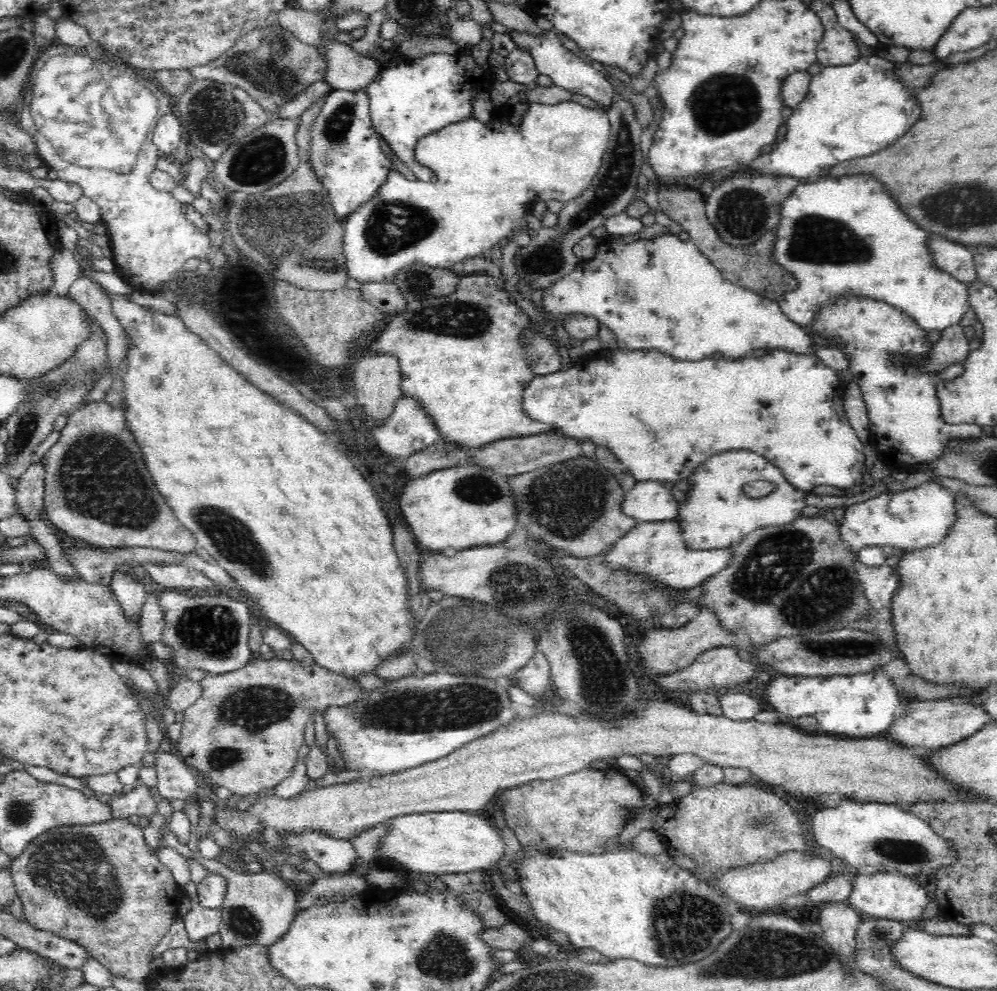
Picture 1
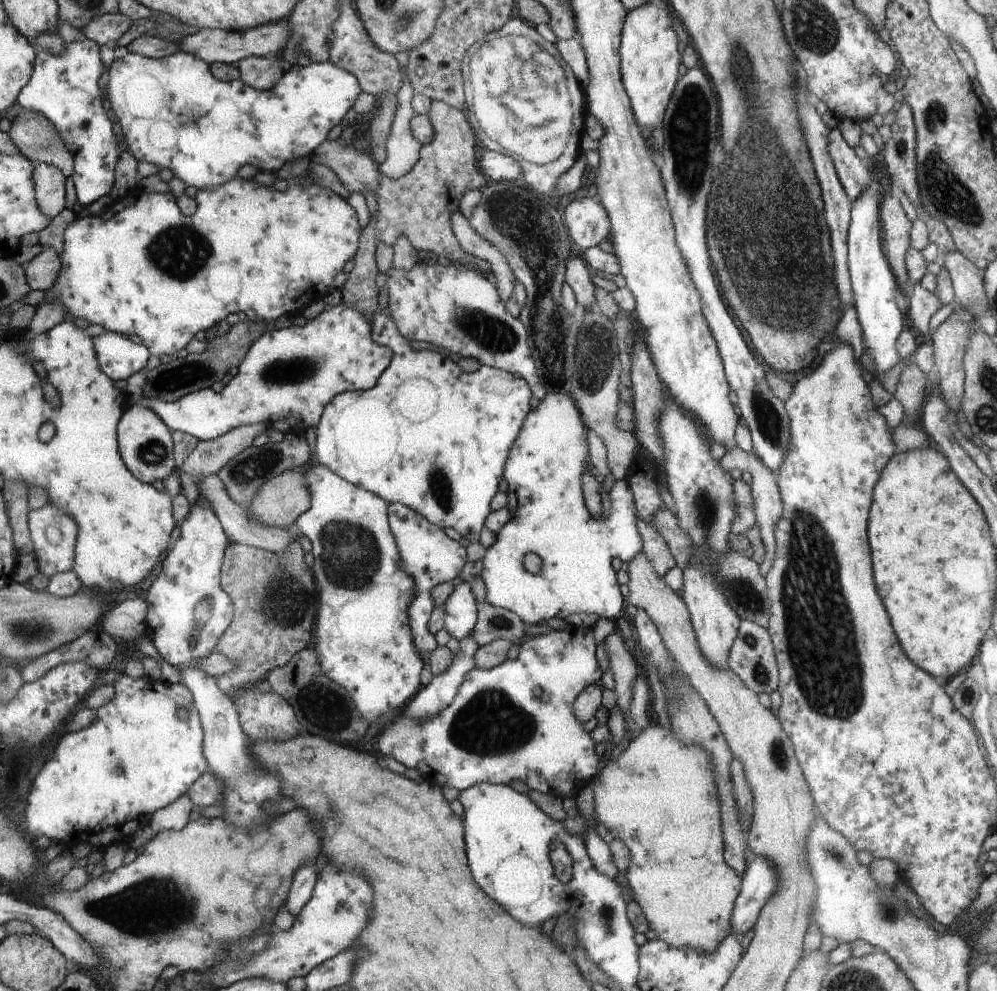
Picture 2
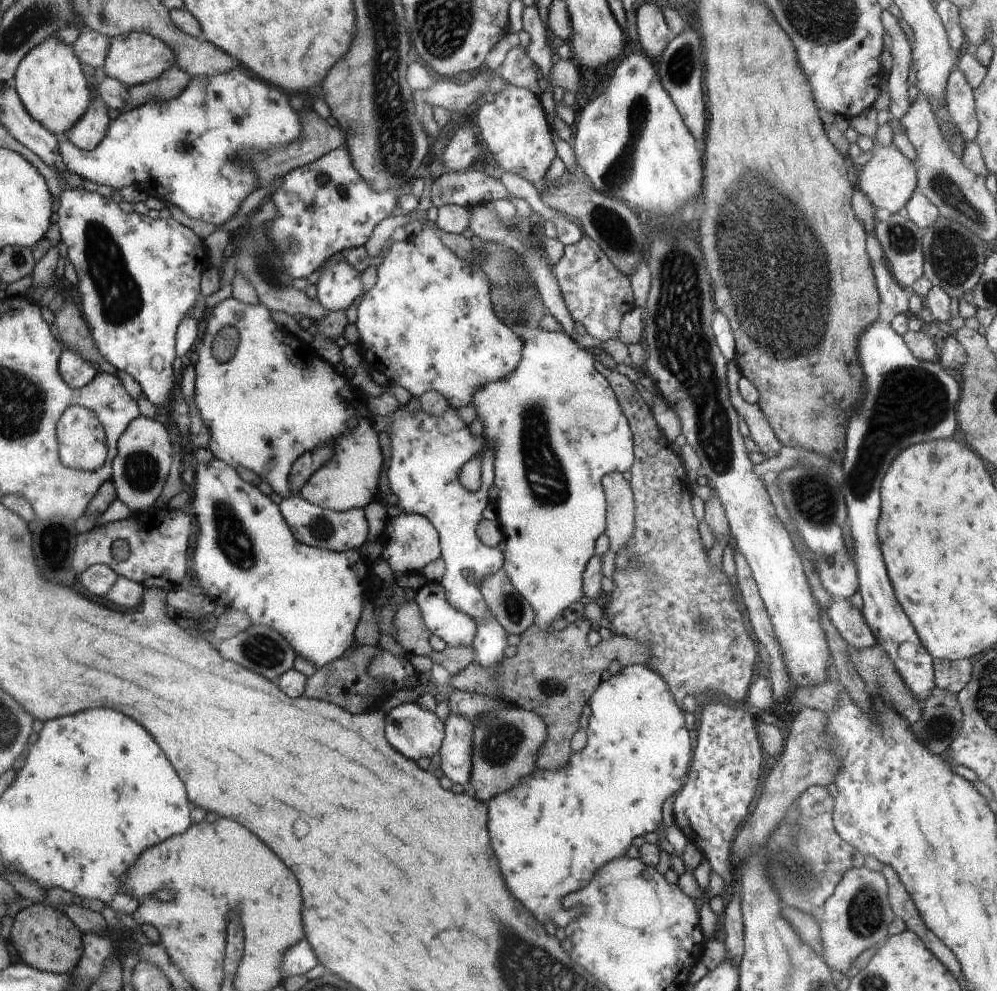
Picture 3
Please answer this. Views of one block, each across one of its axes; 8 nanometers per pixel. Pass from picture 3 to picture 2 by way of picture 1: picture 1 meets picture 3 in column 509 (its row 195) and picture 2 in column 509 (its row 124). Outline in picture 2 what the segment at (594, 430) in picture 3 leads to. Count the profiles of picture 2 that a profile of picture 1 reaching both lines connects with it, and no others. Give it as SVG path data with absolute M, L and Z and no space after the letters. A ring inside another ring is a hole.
M546 393L546 396L540 400L538 406L528 411L525 421L515 438L515 443L511 446L511 449L507 454L507 459L503 468L503 478L508 482L508 489L505 493L508 497L506 508L510 513L510 520L508 520L508 522L497 532L495 543L487 548L485 555L481 558L482 570L479 577L485 584L486 602L493 607L508 608L508 610L517 614L526 625L540 625L542 622L550 620L550 618L565 619L567 616L570 616L570 614L578 614L578 612L584 612L584 614L598 614L601 618L609 618L612 621L618 619L622 614L625 614L625 608L627 605L625 595L620 591L620 584L617 581L617 574L612 567L611 560L612 558L620 558L620 560L623 561L632 560L632 558L643 549L643 540L636 526L636 517L638 516L635 513L636 507L634 495L626 479L616 481L612 490L608 493L612 504L609 516L604 518L601 514L601 517L596 520L588 512L587 506L584 502L584 493L581 485L581 476L585 473L585 470L589 471L591 469L589 466L589 449L587 446L587 426L582 420L581 412L578 410L575 400L569 393ZM528 552L532 552L532 554L536 554L536 556L542 558L542 571L537 575L530 573L524 568L524 565L522 565L522 557L525 554L528 554Z

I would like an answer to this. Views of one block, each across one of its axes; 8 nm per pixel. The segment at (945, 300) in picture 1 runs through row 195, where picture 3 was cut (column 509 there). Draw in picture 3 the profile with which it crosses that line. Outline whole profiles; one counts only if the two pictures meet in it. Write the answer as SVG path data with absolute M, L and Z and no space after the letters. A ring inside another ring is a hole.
M624 665L616 676L611 676L604 680L595 689L592 697L587 703L592 709L592 714L588 718L587 746L578 753L573 753L568 765L559 772L536 770L529 778L524 779L518 785L508 788L503 794L497 795L488 801L488 833L492 840L492 848L498 858L500 872L504 876L506 886L510 892L528 908L536 918L544 924L548 918L556 922L556 926L566 926L572 918L576 918L578 912L572 909L563 909L562 896L578 891L578 888L584 888L592 879L592 876L605 864L613 859L626 856L626 851L632 845L632 840L636 837L643 837L648 833L660 834L663 824L663 806L666 800L674 795L678 795L683 788L684 779L689 771L689 765L692 759L692 744L690 743L690 734L686 729L686 722L681 704L673 698L668 684L647 665Z

